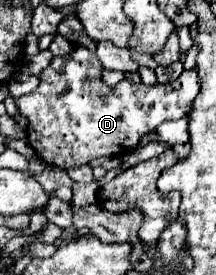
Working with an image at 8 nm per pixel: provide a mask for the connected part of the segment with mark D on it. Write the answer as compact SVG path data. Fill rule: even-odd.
M82 46L74 48L72 56L58 56L50 62L46 70L40 74L40 86L28 94L16 98L16 106L20 114L28 120L28 144L34 148L34 152L50 166L70 170L82 164L88 164L100 156L122 156L138 146L140 138L148 132L152 132L158 124L164 120L180 120L188 116L192 100L198 96L200 90L200 78L196 70L184 70L178 80L168 84L132 84L132 82L120 82L118 86L110 88L102 82L102 66L94 52L84 50Z

